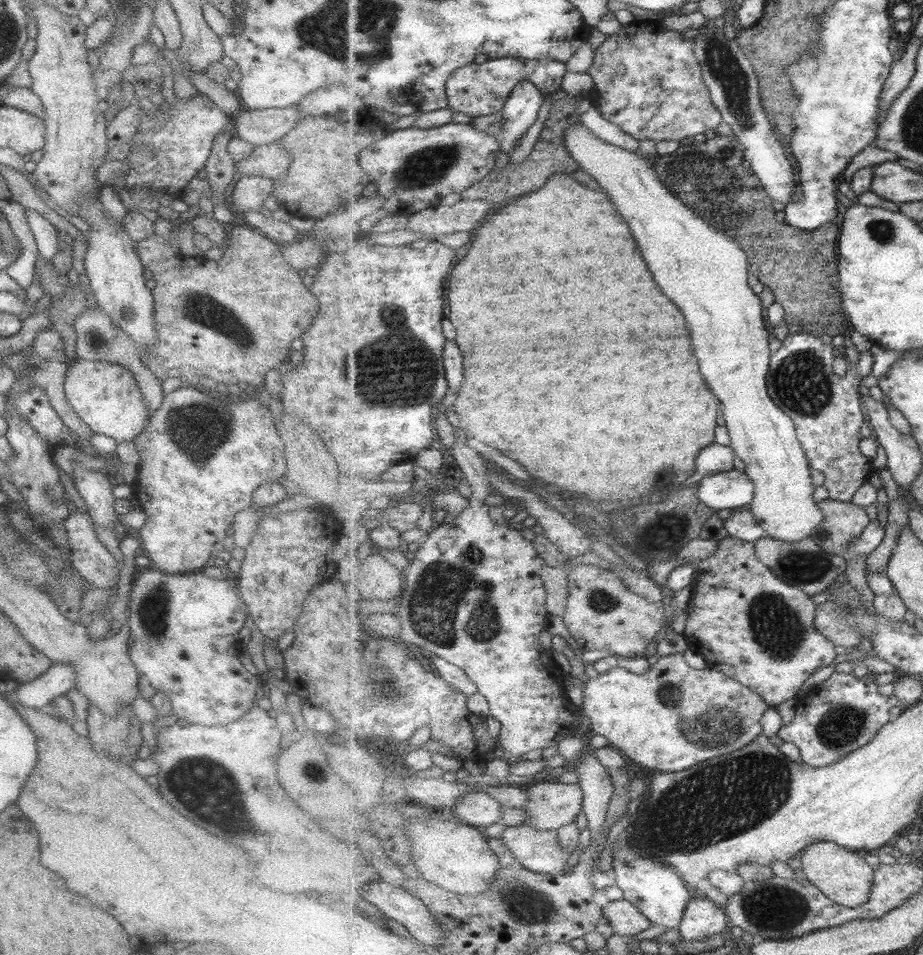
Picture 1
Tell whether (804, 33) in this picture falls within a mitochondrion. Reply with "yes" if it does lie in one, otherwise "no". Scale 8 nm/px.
yes

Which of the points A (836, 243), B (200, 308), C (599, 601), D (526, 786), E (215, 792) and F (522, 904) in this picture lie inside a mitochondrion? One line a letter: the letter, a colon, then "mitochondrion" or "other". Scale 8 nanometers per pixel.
A: other
B: mitochondrion
C: mitochondrion
D: other
E: mitochondrion
F: mitochondrion

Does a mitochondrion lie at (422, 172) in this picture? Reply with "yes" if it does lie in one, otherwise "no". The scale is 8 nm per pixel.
yes

